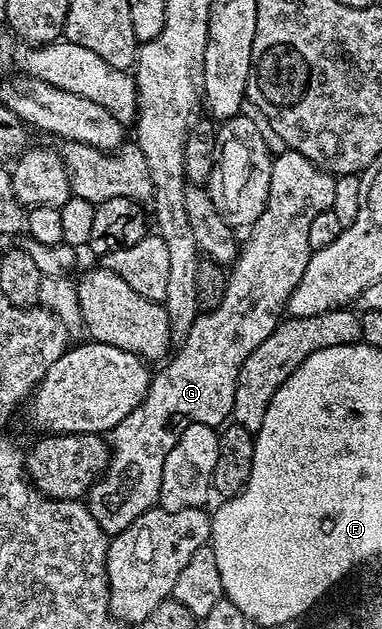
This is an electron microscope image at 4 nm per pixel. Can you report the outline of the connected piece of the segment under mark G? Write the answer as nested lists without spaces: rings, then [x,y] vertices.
[[[280,150],[272,158],[271,169],[269,172],[269,201],[267,207],[261,213],[261,217],[257,217],[257,221],[251,224],[246,232],[247,240],[242,240],[239,255],[234,261],[233,270],[227,276],[227,288],[225,289],[225,297],[221,297],[221,305],[217,305],[217,309],[205,311],[199,314],[193,321],[191,327],[186,328],[183,344],[166,360],[165,365],[160,371],[156,370],[151,377],[151,384],[147,390],[147,395],[141,401],[141,405],[137,405],[137,409],[133,409],[133,413],[129,413],[129,417],[125,417],[125,421],[121,421],[111,432],[109,432],[109,458],[107,460],[107,468],[100,475],[99,480],[92,485],[90,491],[85,496],[85,502],[89,513],[93,515],[93,521],[97,521],[97,525],[101,525],[101,529],[106,531],[108,536],[114,537],[120,535],[129,525],[133,525],[133,521],[137,521],[137,517],[141,517],[141,513],[151,510],[159,501],[161,493],[161,469],[165,469],[165,457],[169,457],[169,449],[173,449],[173,445],[177,445],[177,441],[181,437],[181,433],[185,433],[185,429],[189,429],[189,425],[200,423],[201,425],[209,425],[218,428],[220,425],[226,424],[231,419],[231,410],[233,409],[233,393],[237,393],[237,377],[241,365],[245,365],[245,357],[249,357],[249,353],[253,353],[253,349],[257,349],[257,345],[261,345],[261,341],[265,341],[265,337],[269,337],[269,333],[273,333],[273,329],[278,327],[285,315],[285,308],[289,297],[293,293],[293,289],[297,289],[297,285],[301,281],[301,277],[305,273],[305,265],[309,265],[311,260],[311,246],[309,245],[309,225],[313,222],[313,217],[317,217],[317,213],[331,210],[333,205],[333,193],[335,192],[336,176],[330,175],[327,171],[321,170],[317,165],[313,165],[313,161],[309,161],[305,157],[301,157],[301,153],[296,151]]]

